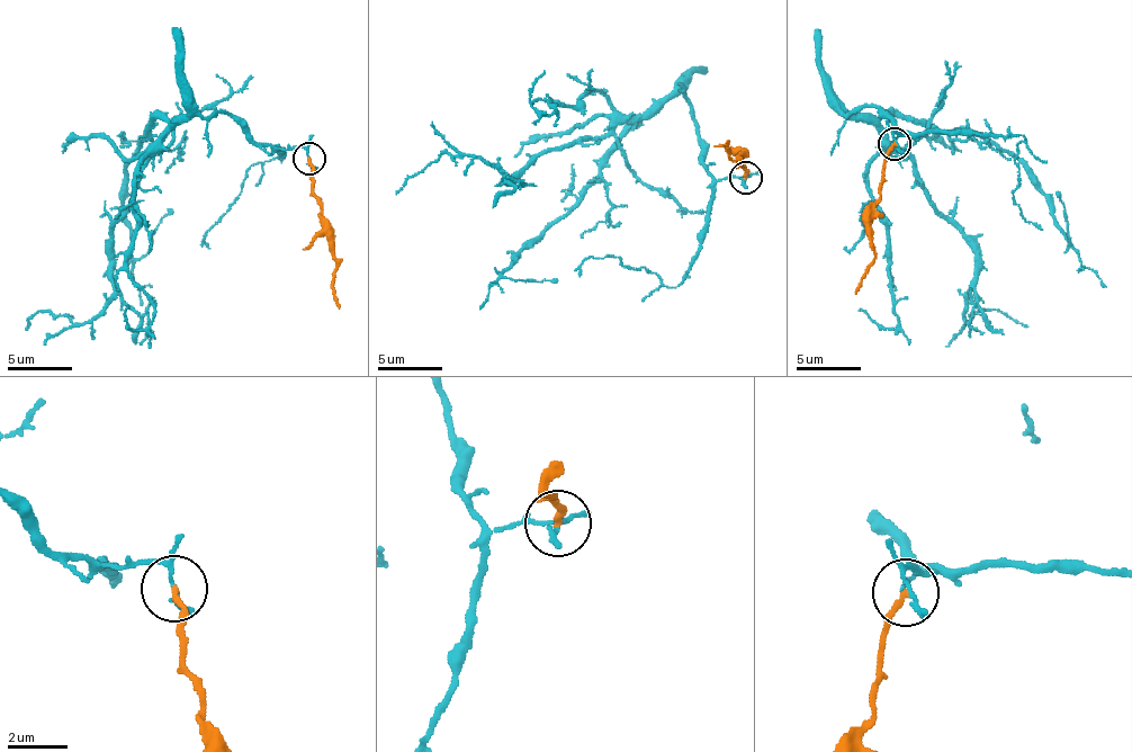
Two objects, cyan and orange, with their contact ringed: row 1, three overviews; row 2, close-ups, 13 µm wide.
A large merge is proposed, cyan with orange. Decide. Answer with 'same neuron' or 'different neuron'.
different neuron

